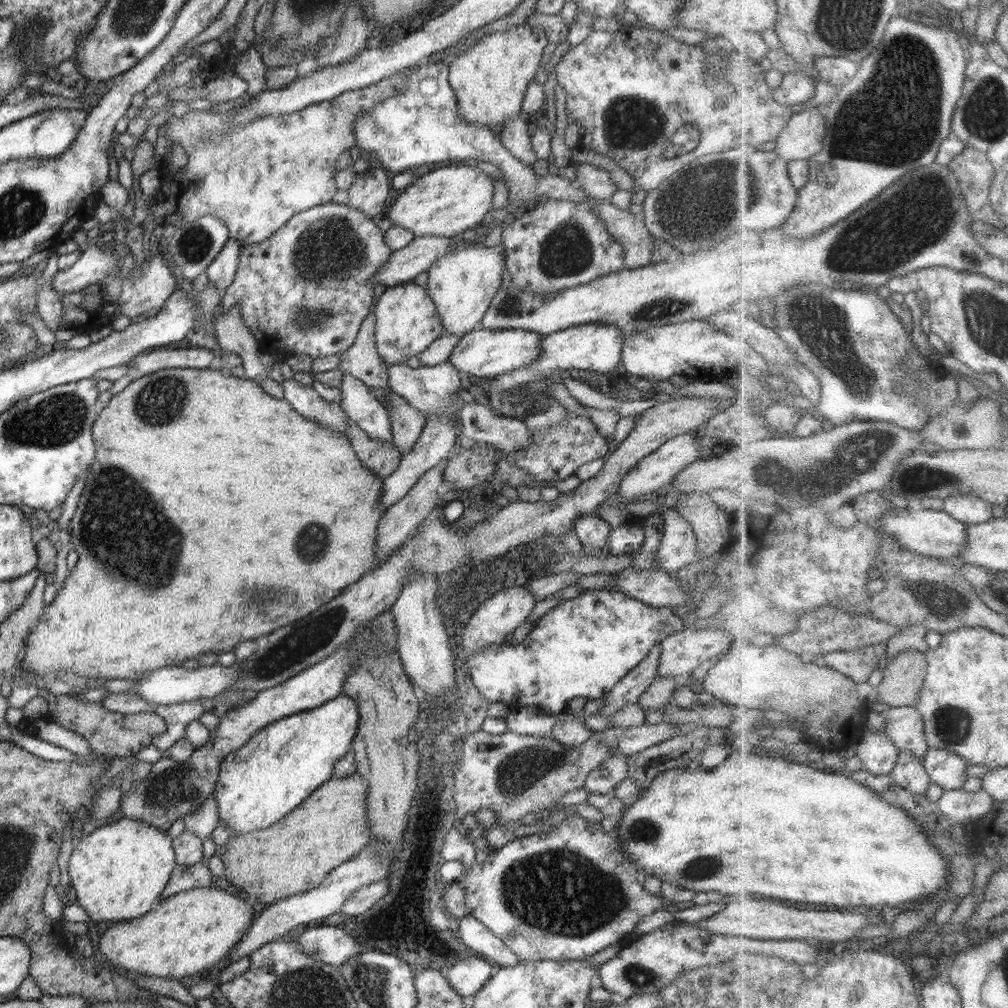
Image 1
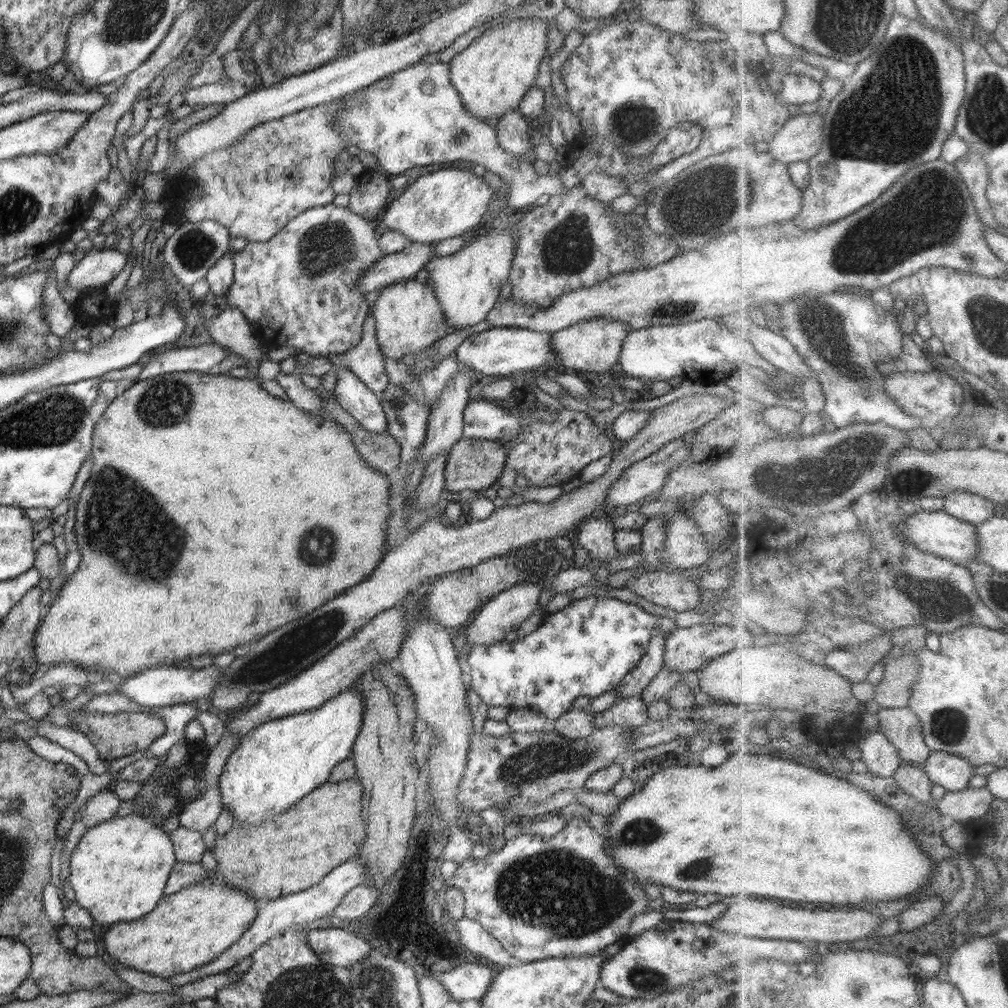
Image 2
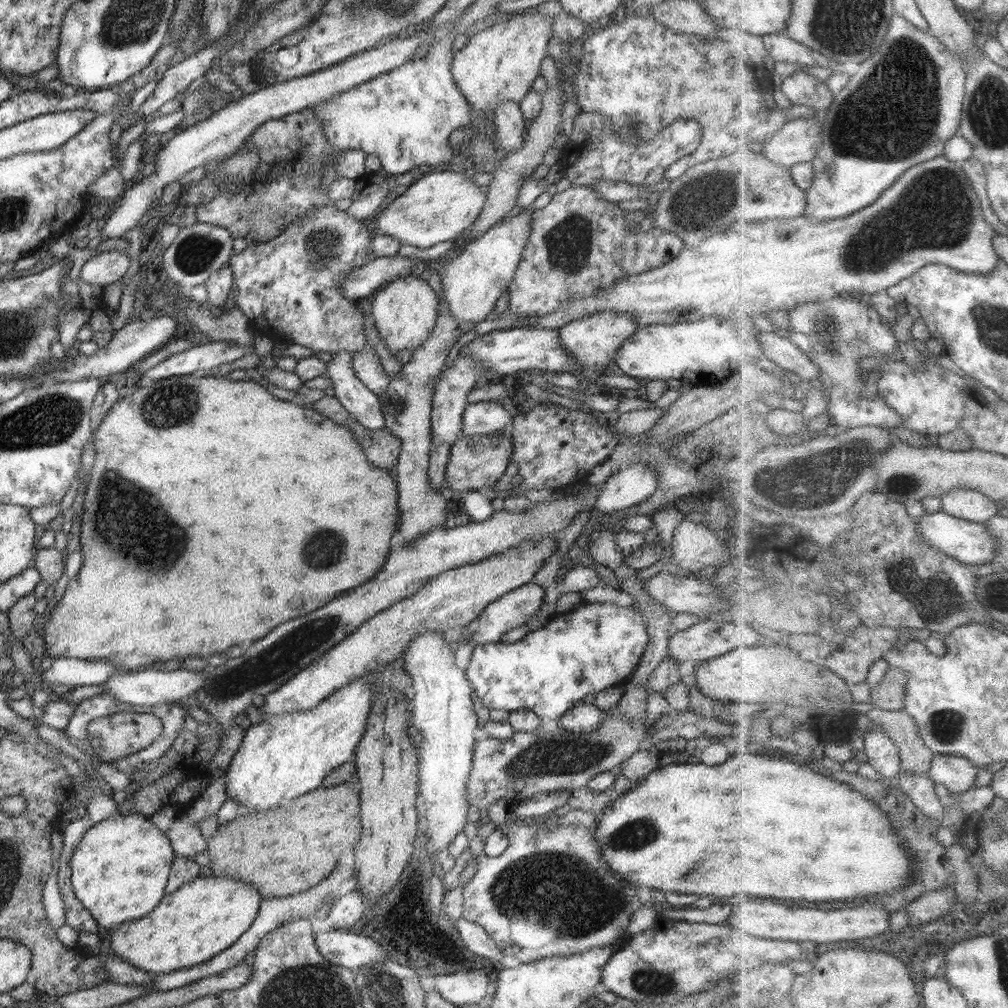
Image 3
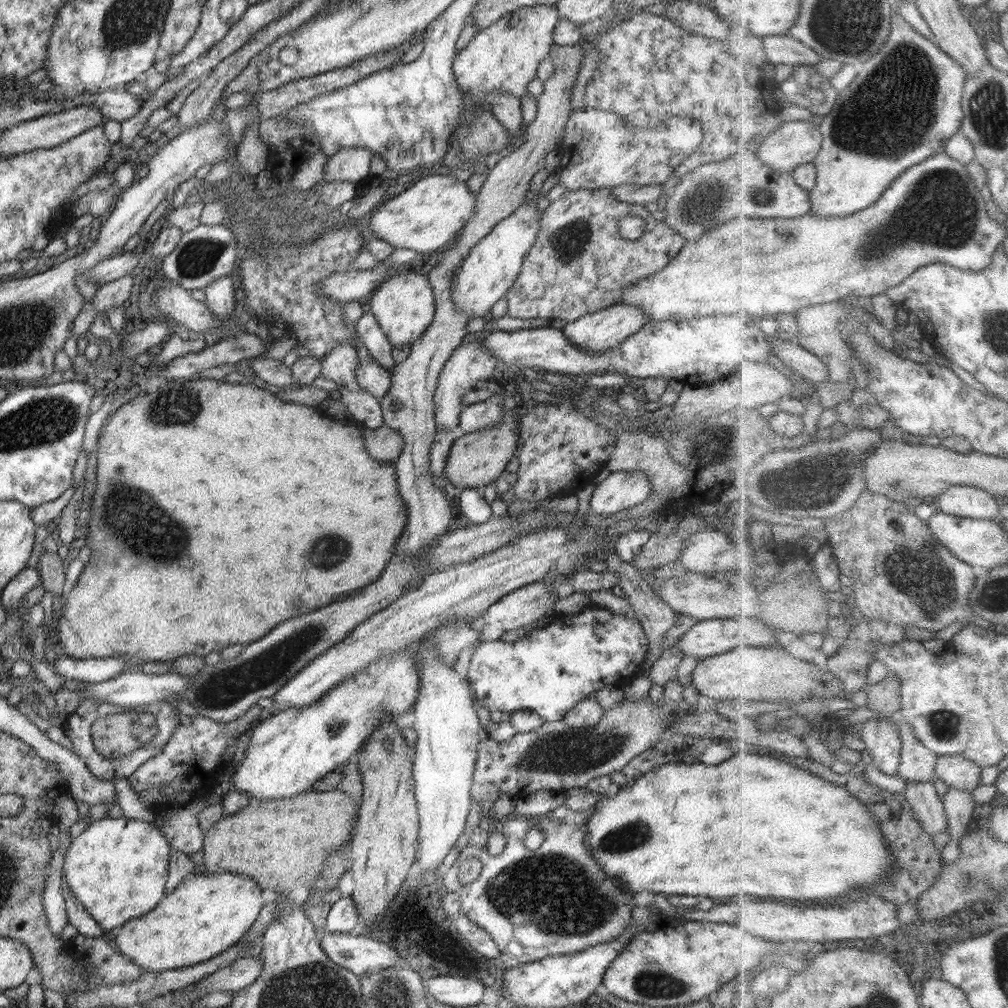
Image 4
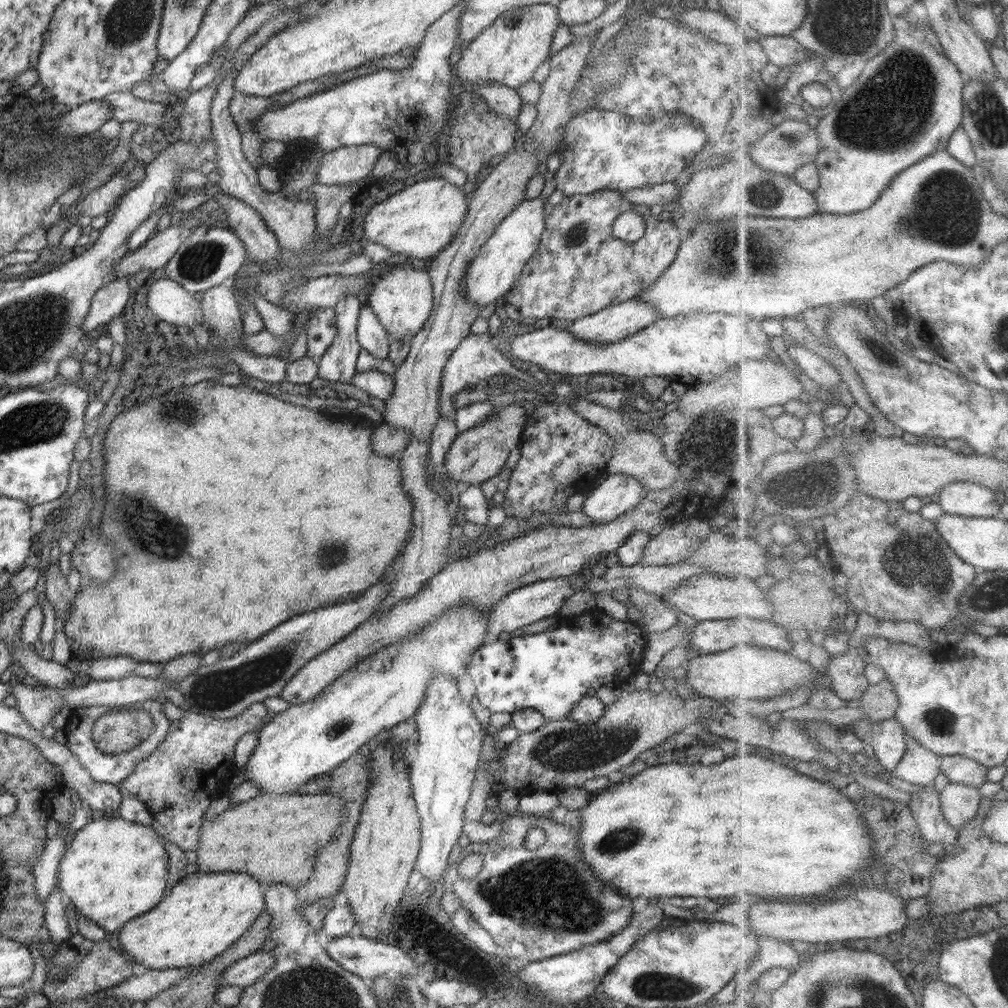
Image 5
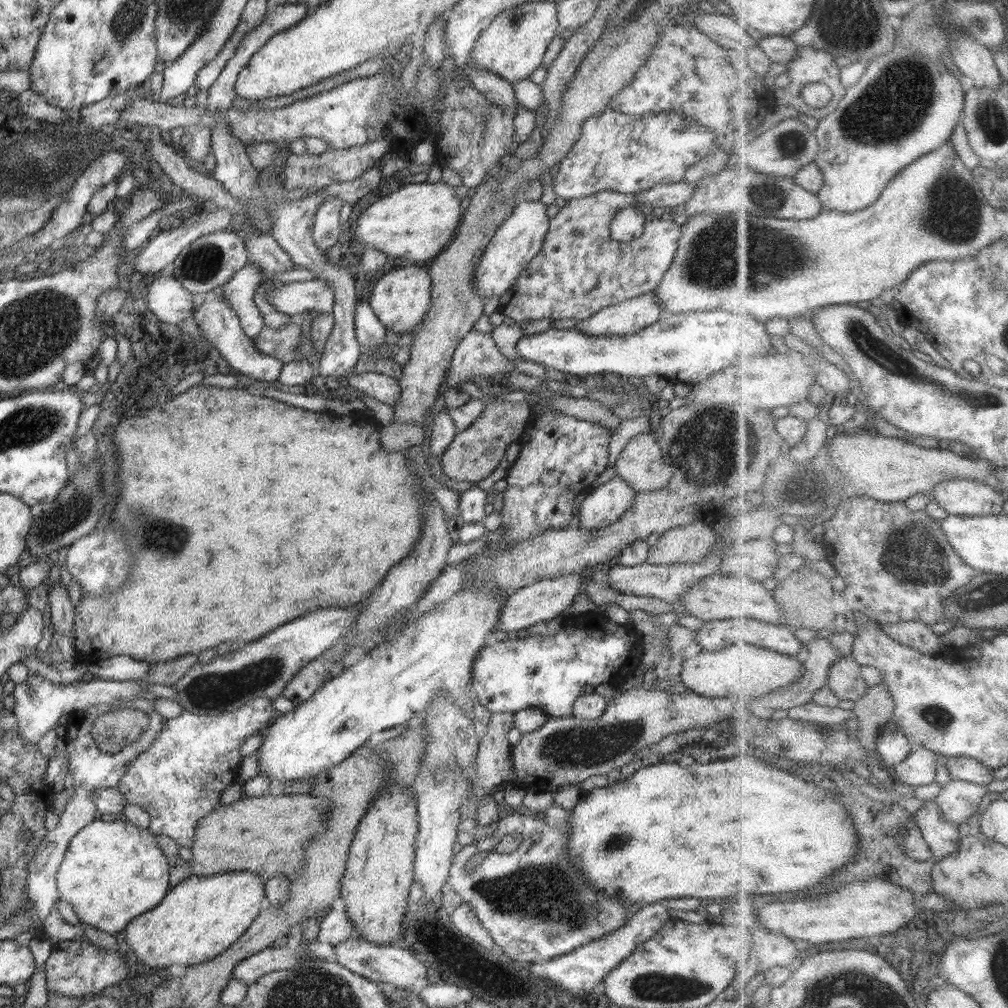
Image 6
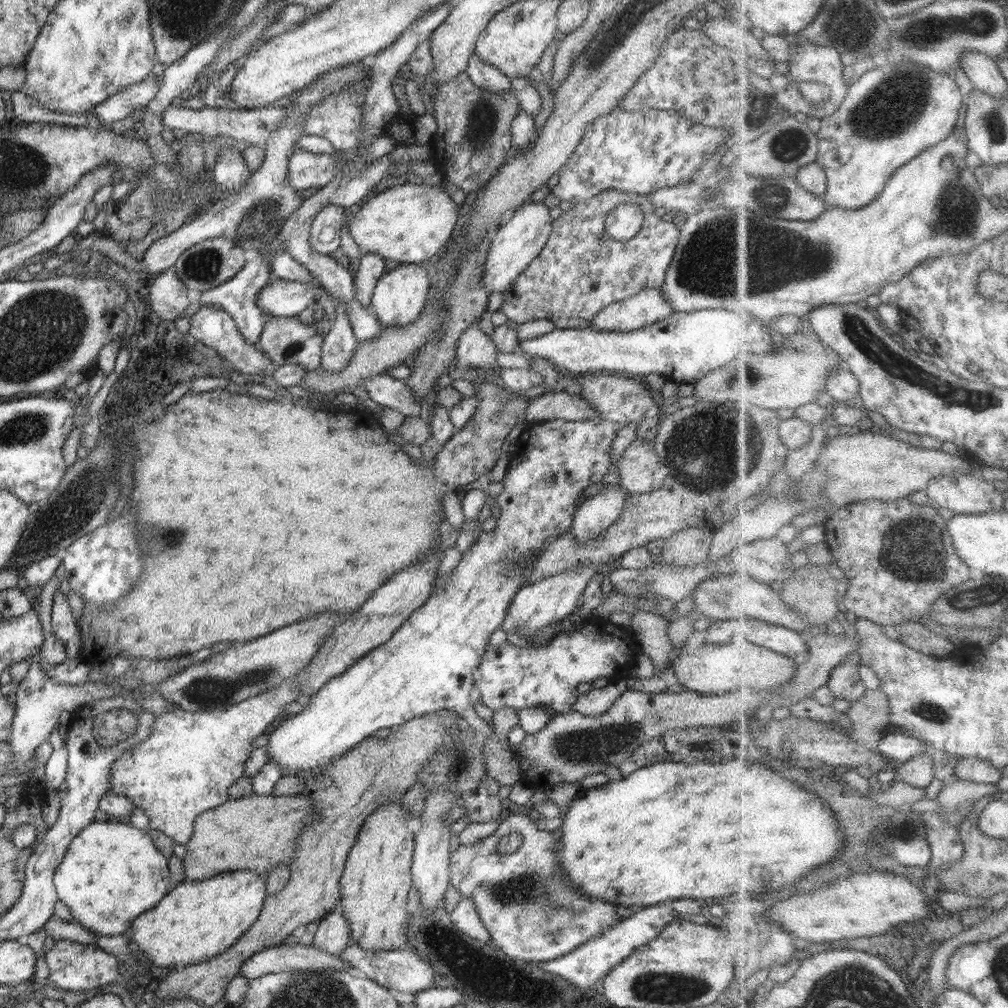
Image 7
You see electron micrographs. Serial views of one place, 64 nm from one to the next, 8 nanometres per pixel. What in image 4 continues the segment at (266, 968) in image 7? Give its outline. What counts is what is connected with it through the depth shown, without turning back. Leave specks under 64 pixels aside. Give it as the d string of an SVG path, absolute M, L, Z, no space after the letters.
M259 956L246 957L235 960L226 966L200 979L192 986L193 994L208 994L219 990L239 991L250 986L258 978L262 970L262 961Z

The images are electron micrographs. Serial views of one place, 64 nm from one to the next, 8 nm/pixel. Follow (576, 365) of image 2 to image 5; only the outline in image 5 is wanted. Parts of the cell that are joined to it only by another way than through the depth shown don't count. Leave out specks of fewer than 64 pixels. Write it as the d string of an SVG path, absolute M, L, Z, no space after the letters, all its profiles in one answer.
M636 297L572 321L567 331L590 344L610 344L636 334L658 319L652 306Z

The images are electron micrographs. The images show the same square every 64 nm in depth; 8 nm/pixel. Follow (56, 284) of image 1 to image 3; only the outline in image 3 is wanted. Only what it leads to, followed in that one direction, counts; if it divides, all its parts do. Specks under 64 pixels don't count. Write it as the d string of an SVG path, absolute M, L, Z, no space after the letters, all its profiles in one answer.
M112 250L96 253L82 266L79 278L88 285L98 284L104 287L106 284L120 280L129 266L130 257L126 251Z

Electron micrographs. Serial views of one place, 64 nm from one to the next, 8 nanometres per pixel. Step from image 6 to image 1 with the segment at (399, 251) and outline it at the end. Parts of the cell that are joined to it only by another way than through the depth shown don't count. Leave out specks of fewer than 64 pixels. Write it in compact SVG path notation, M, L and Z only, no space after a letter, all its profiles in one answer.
M459 162L424 174L420 180L406 188L388 207L387 215L392 225L410 230L416 238L436 236L450 238L463 234L481 224L482 218L492 211L494 180L477 166L464 166Z

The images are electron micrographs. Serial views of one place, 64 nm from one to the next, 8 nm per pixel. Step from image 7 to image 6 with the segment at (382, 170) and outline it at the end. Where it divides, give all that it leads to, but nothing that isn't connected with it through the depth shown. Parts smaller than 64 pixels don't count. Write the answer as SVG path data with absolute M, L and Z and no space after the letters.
M306 3L276 5L271 10L267 10L261 24L243 36L234 51L234 56L228 60L217 80L207 90L209 95L206 108L217 116L215 125L211 130L211 152L214 154L216 166L210 174L212 174L212 178L222 184L222 187L234 199L256 199L256 203L260 203L262 209L266 209L266 214L268 214L270 221L270 234L278 241L278 245L290 255L290 258L297 266L313 270L316 273L316 279L323 280L326 284L330 284L335 294L335 304L332 312L335 324L333 325L329 340L327 340L318 358L316 375L339 380L346 379L349 374L354 371L356 364L358 364L359 357L364 353L363 346L358 342L355 333L354 318L354 315L356 315L354 309L356 309L356 303L360 301L361 295L359 294L357 275L352 272L348 273L342 269L340 264L332 262L328 255L324 255L324 253L317 248L316 244L314 244L312 230L316 212L318 212L320 204L326 202L328 198L342 198L345 203L353 206L366 196L366 194L372 192L374 188L378 188L383 178L380 170L381 161L376 164L376 167L365 171L358 179L332 183L330 187L324 188L324 195L322 195L322 197L318 197L318 195L303 196L301 200L296 200L296 202L288 202L288 200L286 200L286 202L278 202L278 200L272 200L268 206L264 206L266 202L264 202L262 192L260 192L260 186L258 186L258 170L250 163L250 159L246 153L246 145L231 131L226 116L227 110L232 107L232 101L237 97L235 82L240 71L251 59L251 56L256 54L259 48L266 45L268 40L276 33L298 24L304 17L308 16L307 10L308 7Z

